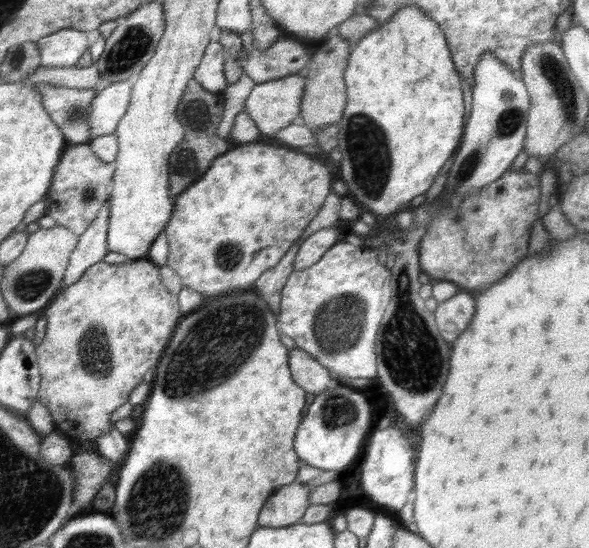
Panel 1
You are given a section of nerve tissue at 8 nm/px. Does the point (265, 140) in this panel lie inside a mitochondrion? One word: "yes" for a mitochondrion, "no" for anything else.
no

